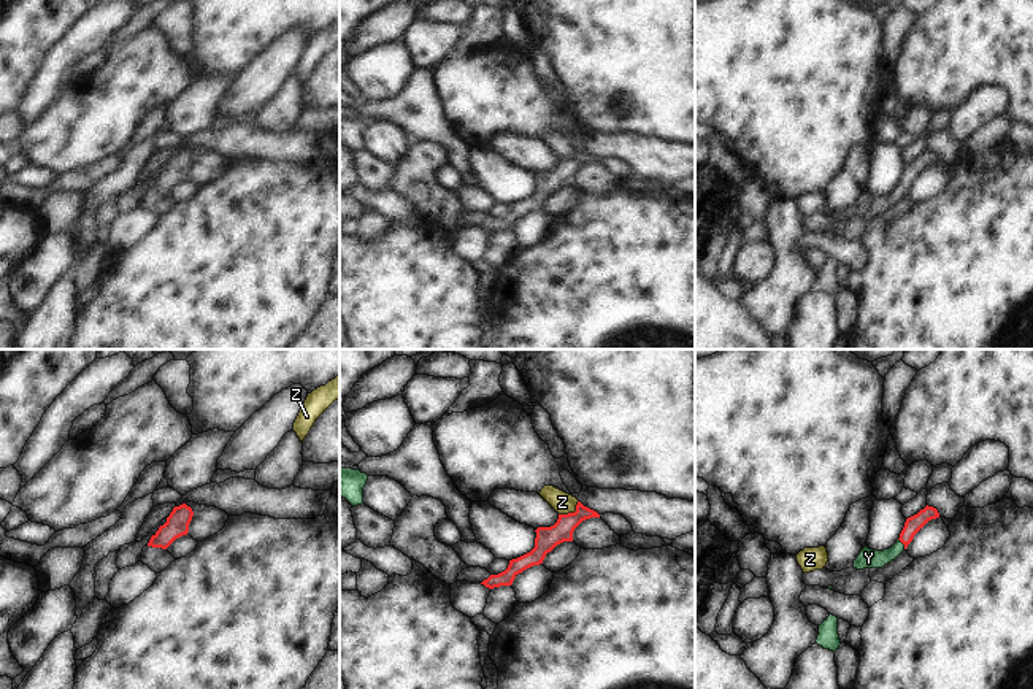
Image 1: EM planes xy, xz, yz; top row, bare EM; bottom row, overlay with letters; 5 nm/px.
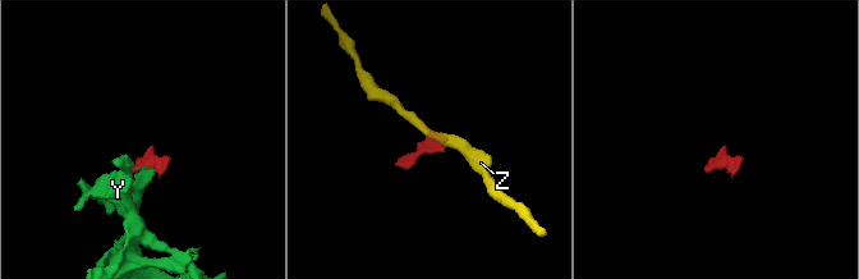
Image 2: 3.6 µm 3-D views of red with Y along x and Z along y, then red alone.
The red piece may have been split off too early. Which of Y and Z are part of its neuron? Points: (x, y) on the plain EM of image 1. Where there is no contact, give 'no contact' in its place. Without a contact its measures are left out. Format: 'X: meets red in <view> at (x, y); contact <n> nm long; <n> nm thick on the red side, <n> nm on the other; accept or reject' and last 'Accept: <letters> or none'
Y: meets red in yz at (902, 186); contact 70 nm long; 90 nm thick on the red side, 100 nm on the other; accept
Z: meets red in xz at (572, 157); contact 130 nm long; 110 nm thick on the red side, 110 nm on the other; reject
Accept: Y

